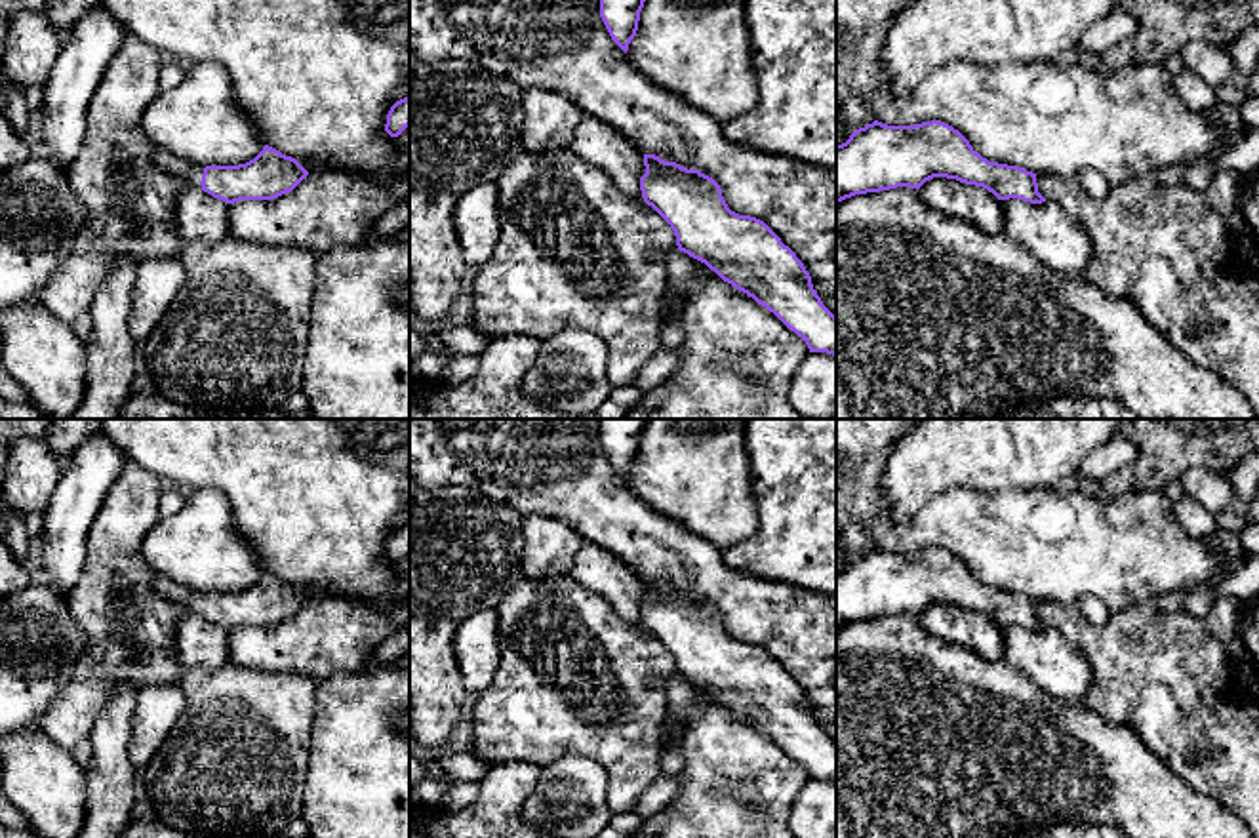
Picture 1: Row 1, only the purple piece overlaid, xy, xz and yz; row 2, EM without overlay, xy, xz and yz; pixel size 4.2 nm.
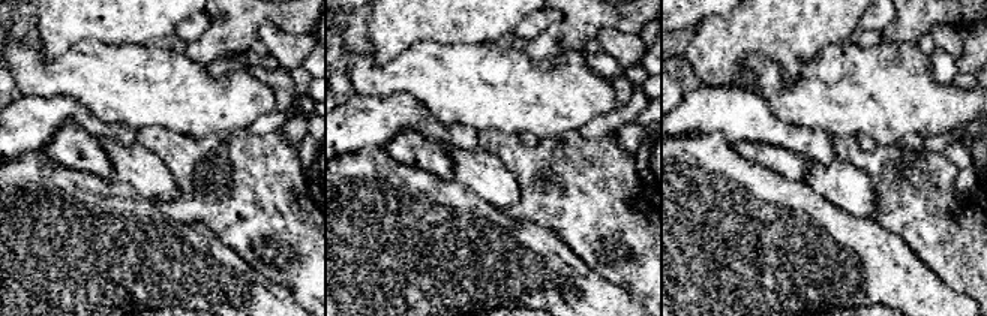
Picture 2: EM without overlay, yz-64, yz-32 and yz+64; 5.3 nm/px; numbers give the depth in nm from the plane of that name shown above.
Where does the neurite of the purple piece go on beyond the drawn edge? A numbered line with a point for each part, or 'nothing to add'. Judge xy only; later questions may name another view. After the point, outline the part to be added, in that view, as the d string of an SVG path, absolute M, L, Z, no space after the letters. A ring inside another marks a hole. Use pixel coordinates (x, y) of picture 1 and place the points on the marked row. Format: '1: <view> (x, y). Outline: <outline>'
1: xy (189, 172). Outline: M154 147L154 162L166 171L185 179L190 189L202 190L202 185L200 185L202 173L204 173L202 166L189 164L160 147Z

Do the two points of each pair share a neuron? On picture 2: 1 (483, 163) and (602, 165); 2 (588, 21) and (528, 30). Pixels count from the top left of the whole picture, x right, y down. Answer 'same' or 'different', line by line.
1: different
2: different

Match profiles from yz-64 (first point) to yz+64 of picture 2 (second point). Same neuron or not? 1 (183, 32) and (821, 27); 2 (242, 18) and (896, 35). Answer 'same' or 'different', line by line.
1: different
2: same

